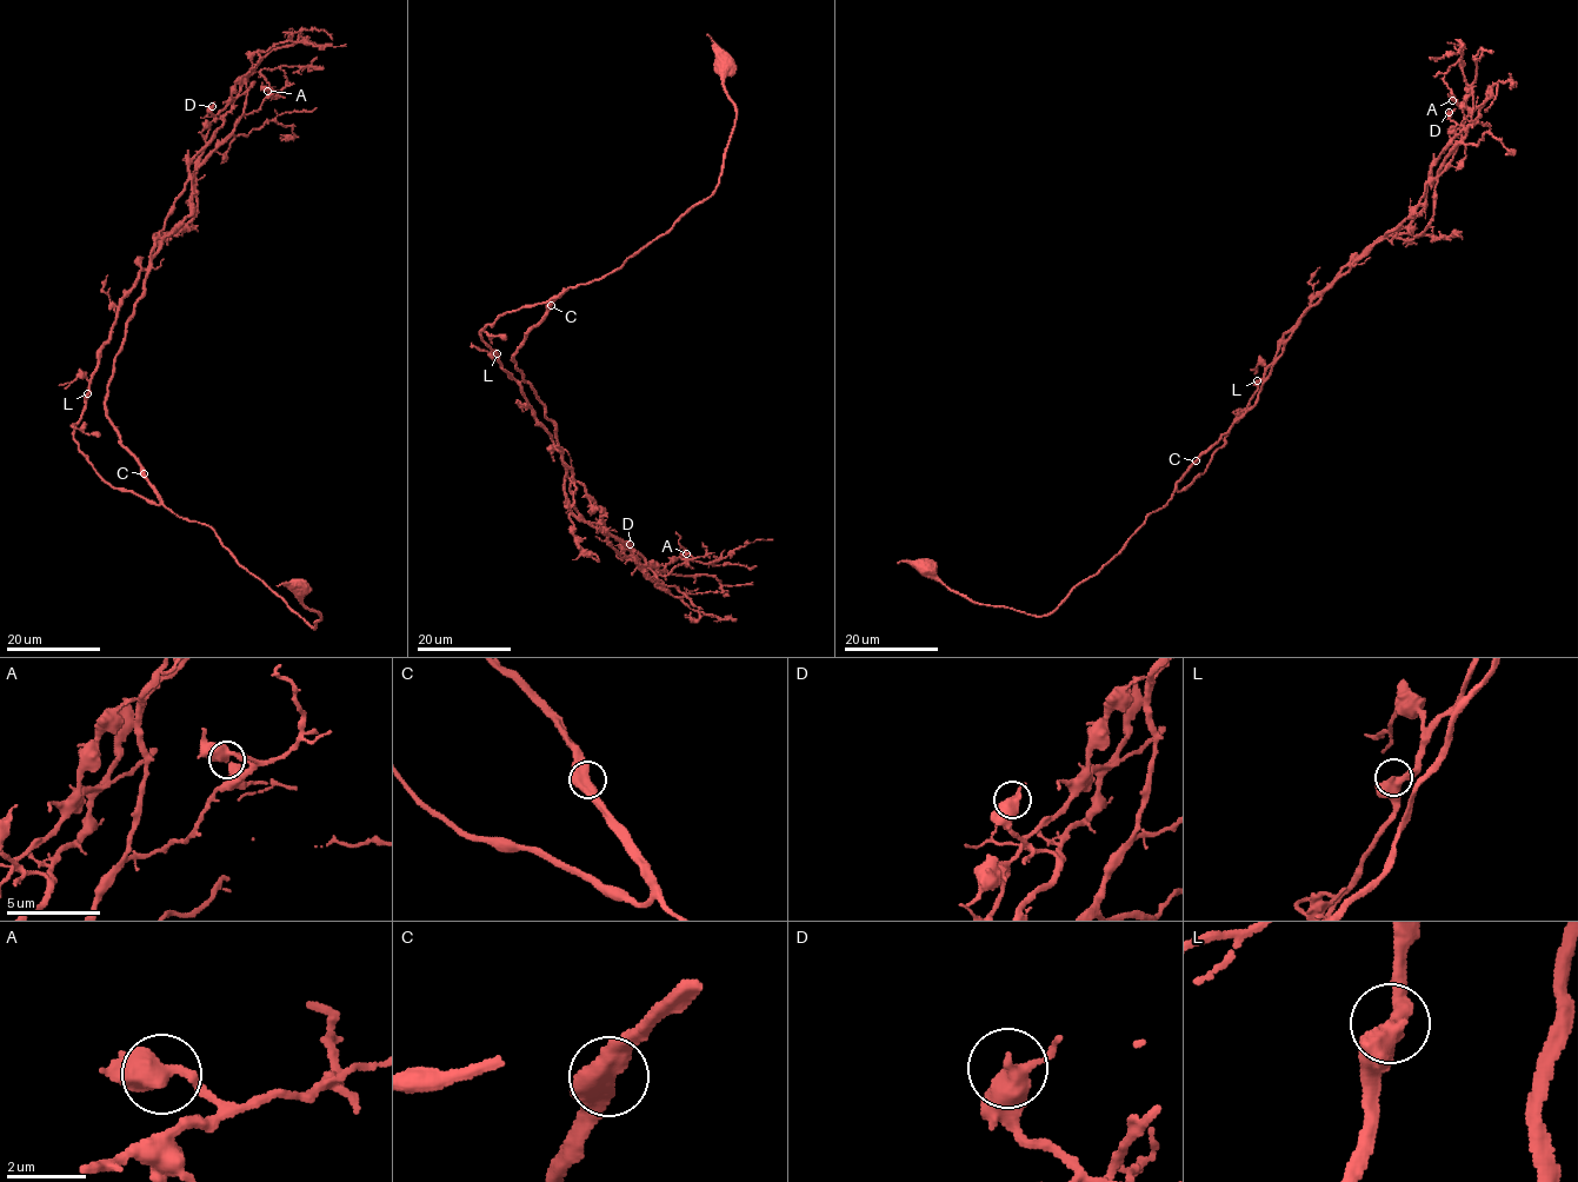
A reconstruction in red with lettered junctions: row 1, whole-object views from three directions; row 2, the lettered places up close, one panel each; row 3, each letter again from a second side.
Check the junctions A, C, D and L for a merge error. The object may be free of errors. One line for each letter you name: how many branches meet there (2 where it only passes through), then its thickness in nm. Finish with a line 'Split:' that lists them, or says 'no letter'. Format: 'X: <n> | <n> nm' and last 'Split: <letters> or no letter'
Split: no letter

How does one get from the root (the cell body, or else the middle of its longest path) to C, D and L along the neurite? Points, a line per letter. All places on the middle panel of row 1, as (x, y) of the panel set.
C: (724, 68), (721, 84), (736, 114), (717, 190), (619, 269), (599, 279), (571, 286), (551, 305)
D: (724, 68), (736, 114), (717, 190), (619, 269), (566, 290), (512, 357), (608, 543), (631, 558), (630, 544)
L: (724, 68), (721, 84), (736, 114), (717, 190), (619, 269), (501, 314), (480, 332), (497, 353)

